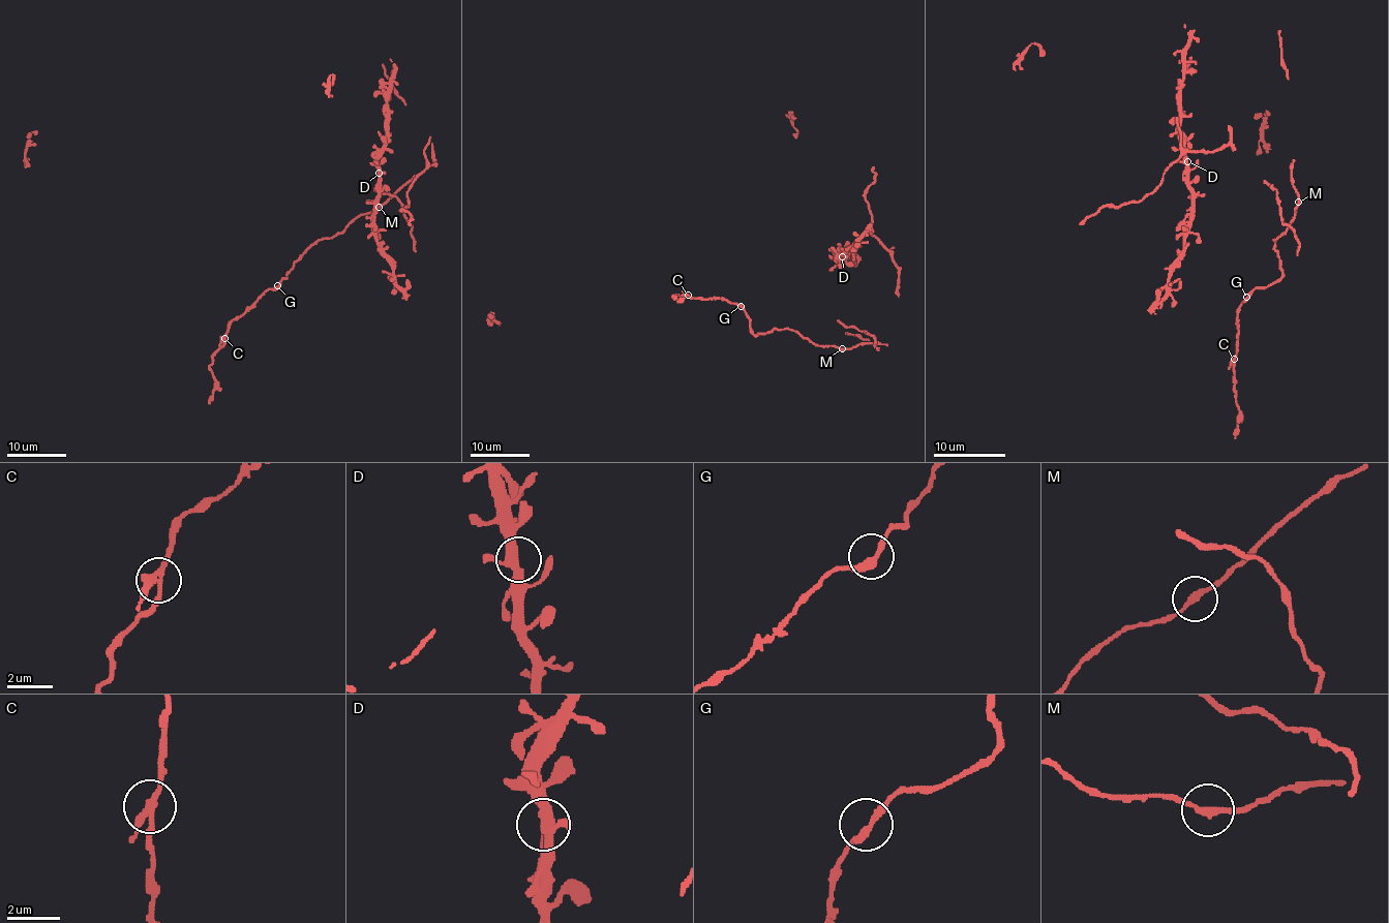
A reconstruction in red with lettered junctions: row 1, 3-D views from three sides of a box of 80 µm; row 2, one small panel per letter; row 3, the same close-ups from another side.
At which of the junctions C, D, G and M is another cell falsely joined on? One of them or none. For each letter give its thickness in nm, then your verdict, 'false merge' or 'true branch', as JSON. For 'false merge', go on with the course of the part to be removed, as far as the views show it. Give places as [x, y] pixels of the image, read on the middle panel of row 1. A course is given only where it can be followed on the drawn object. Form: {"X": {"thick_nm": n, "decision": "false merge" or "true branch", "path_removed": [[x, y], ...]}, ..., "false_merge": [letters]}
{"C": {"thick_nm": 260, "decision": "false merge", "path_removed": [[688, 295], [672, 297], [677, 300], [672, 295]]}, "D": {"thick_nm": 360, "decision": "true branch"}, "G": {"thick_nm": 280, "decision": "true branch"}, "M": {"thick_nm": 240, "decision": "true branch"}, "false_merge": ["C"]}

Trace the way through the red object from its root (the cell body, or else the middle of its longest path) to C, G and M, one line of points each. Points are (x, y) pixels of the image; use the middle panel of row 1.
C: (829, 345), (816, 345), (787, 328), (755, 335), (750, 317), (737, 304), (688, 295)
G: (829, 345), (816, 345), (787, 328), (755, 335), (750, 328), (750, 317), (741, 306)
M: (829, 345), (842, 348)

